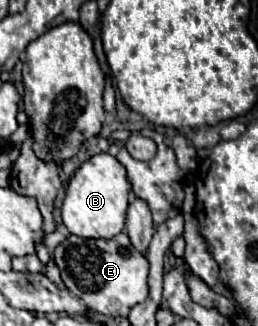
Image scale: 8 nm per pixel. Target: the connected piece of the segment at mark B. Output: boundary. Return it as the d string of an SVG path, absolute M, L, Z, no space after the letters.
M96 154L82 162L74 176L68 182L68 188L62 198L62 222L68 228L70 234L82 236L82 238L112 238L124 230L126 210L128 210L128 198L130 198L130 184L126 180L126 168L110 154Z

